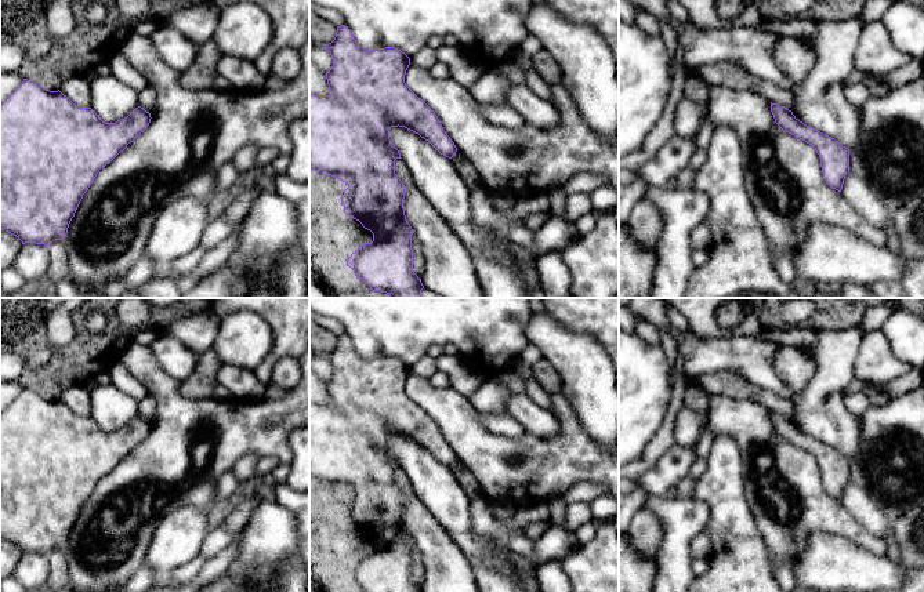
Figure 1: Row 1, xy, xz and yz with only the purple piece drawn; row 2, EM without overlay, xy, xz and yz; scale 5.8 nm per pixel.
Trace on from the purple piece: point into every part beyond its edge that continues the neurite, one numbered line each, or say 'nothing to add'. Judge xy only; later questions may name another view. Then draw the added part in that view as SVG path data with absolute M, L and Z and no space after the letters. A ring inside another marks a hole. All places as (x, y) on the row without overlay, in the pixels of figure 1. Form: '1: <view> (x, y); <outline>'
1: xy (147, 406); M146 393L138 403L139 415L152 422L156 415L156 400Z

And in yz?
1: yz (724, 382); M721 370L710 374L699 374L691 378L691 384L702 388L709 396L747 399L789 420L794 414L793 397L780 397L775 392L753 385L736 371Z

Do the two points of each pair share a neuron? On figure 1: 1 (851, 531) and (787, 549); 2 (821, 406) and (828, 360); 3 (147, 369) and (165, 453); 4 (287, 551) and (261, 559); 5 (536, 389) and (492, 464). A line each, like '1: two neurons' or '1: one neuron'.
1: one neuron
2: one neuron
3: one neuron
4: one neuron
5: two neurons

